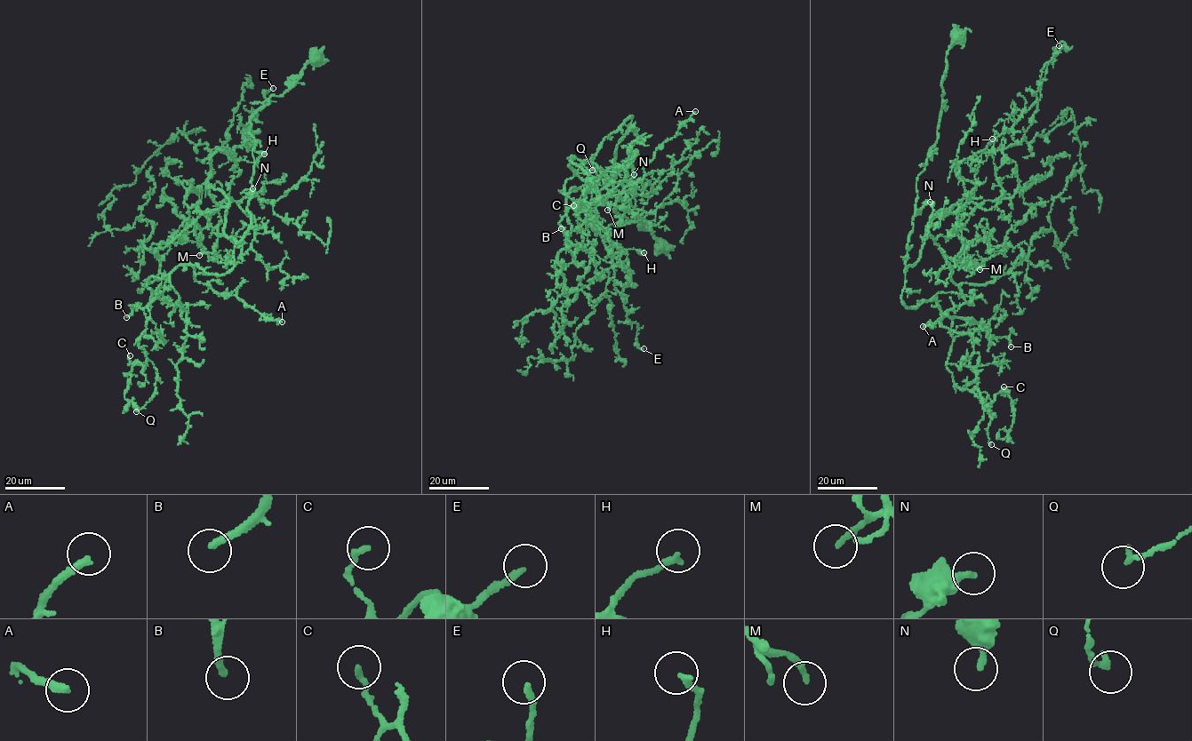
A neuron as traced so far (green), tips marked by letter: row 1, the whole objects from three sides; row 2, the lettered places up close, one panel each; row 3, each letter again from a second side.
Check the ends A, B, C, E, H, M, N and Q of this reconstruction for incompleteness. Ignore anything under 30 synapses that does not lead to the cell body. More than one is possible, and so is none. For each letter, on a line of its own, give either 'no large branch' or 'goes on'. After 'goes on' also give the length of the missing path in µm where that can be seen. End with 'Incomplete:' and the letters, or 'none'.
A: goes on; about 40 µm are missing
B: goes on; about 60 µm are missing
C: no large branch
E: no large branch
H: goes on; about 25 µm are missing
M: goes on; about 25 µm are missing
N: no large branch
Q: no large branch
Incomplete: A, B, H, M

